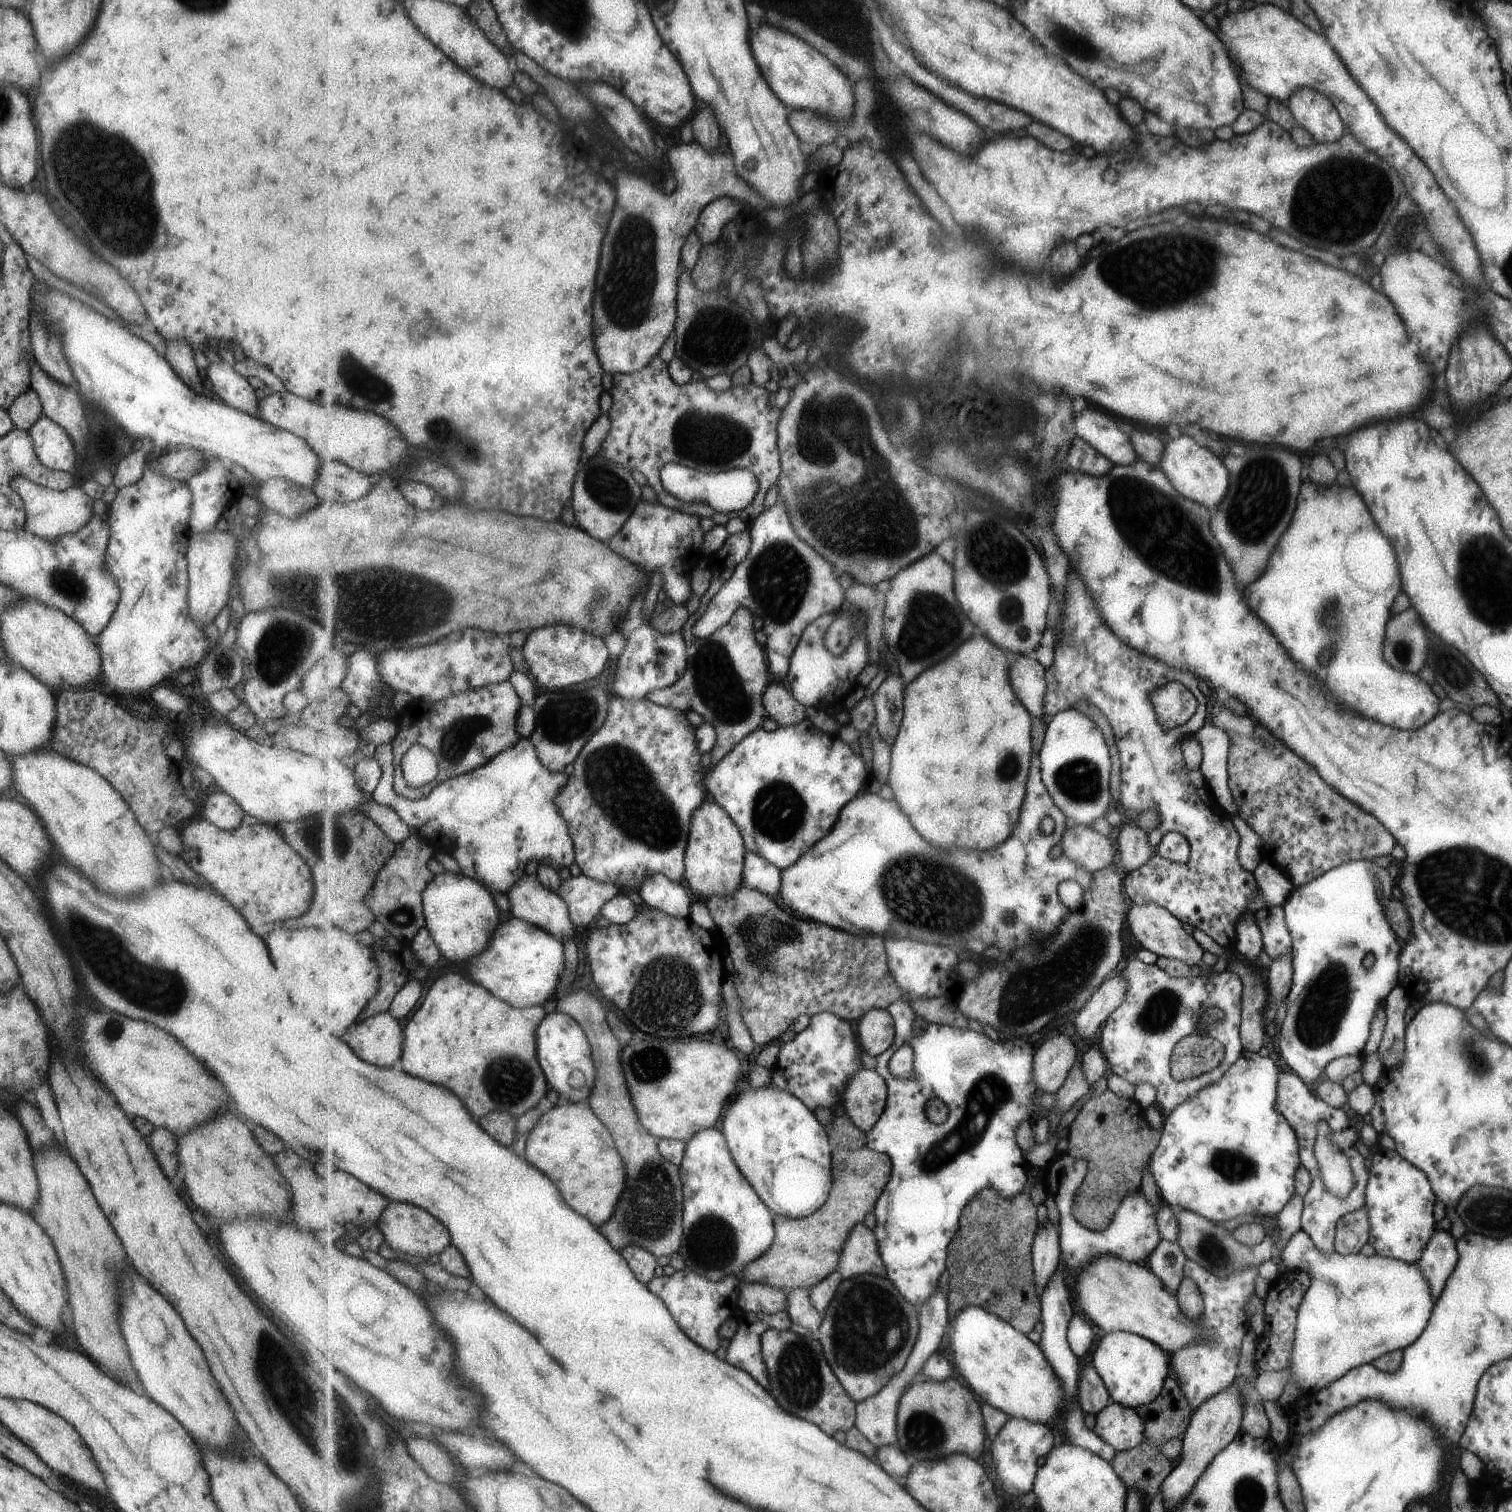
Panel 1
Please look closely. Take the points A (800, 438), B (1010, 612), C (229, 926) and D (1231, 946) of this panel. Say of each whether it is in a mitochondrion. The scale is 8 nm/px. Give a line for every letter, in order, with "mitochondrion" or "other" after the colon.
A: mitochondrion
B: mitochondrion
C: other
D: other

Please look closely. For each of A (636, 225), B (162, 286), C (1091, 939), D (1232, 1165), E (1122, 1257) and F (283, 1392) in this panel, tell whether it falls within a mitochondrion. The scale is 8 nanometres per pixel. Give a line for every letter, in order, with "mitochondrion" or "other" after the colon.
A: mitochondrion
B: other
C: mitochondrion
D: mitochondrion
E: other
F: mitochondrion

